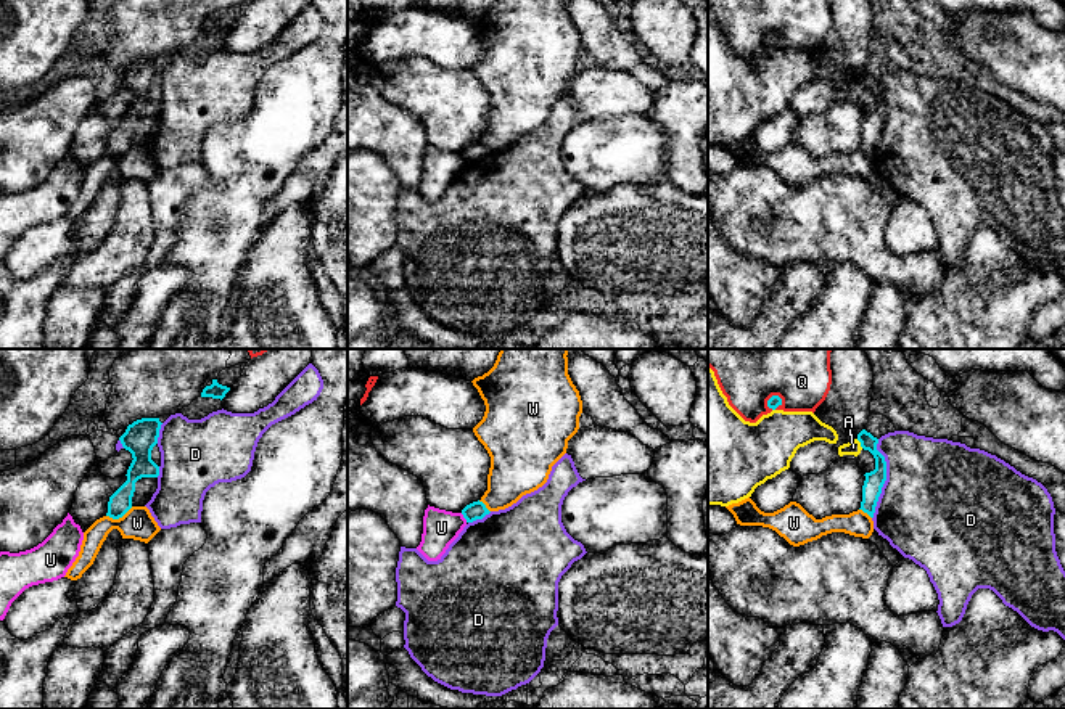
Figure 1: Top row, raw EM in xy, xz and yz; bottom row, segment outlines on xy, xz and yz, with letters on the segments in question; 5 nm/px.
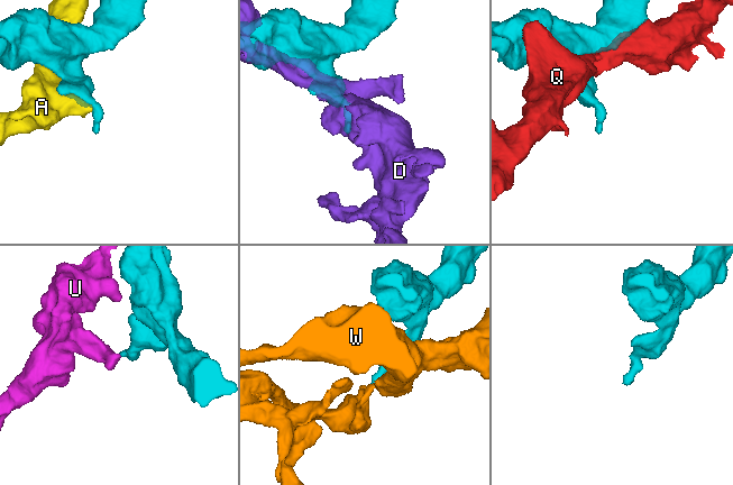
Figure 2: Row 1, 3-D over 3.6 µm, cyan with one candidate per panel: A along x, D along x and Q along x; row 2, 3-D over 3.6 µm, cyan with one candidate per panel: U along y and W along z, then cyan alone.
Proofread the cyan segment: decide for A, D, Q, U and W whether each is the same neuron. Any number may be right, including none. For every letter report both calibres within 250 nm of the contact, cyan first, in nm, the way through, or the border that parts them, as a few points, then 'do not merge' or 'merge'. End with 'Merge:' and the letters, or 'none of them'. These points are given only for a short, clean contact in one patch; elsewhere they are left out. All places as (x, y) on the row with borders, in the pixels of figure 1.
A: 100 nm thick on the cyan side, 70 nm on the other; do not merge
D: 100 nm thick on the cyan side, 500 nm on the other; do not merge
Q: 60 nm thick on the cyan side, 380 nm on the other; do not merge
U: 90 nm thick on the cyan side, 180 nm on the other; border along xz (460, 513), (467, 521); do not merge
W: 110 nm thick on the cyan side, 160 nm on the other; border along xy (132, 507), (118, 518), (106, 516); do not merge
Merge: none of them

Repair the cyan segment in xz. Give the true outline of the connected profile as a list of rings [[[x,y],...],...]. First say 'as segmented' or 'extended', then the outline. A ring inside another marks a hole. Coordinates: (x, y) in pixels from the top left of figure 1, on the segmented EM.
as segmented; [[[473,502],[470,505],[467,505],[462,510],[463,518],[467,519],[467,523],[473,523],[476,519],[483,519],[486,514],[489,514],[491,511],[486,508],[486,505],[483,502]]]

